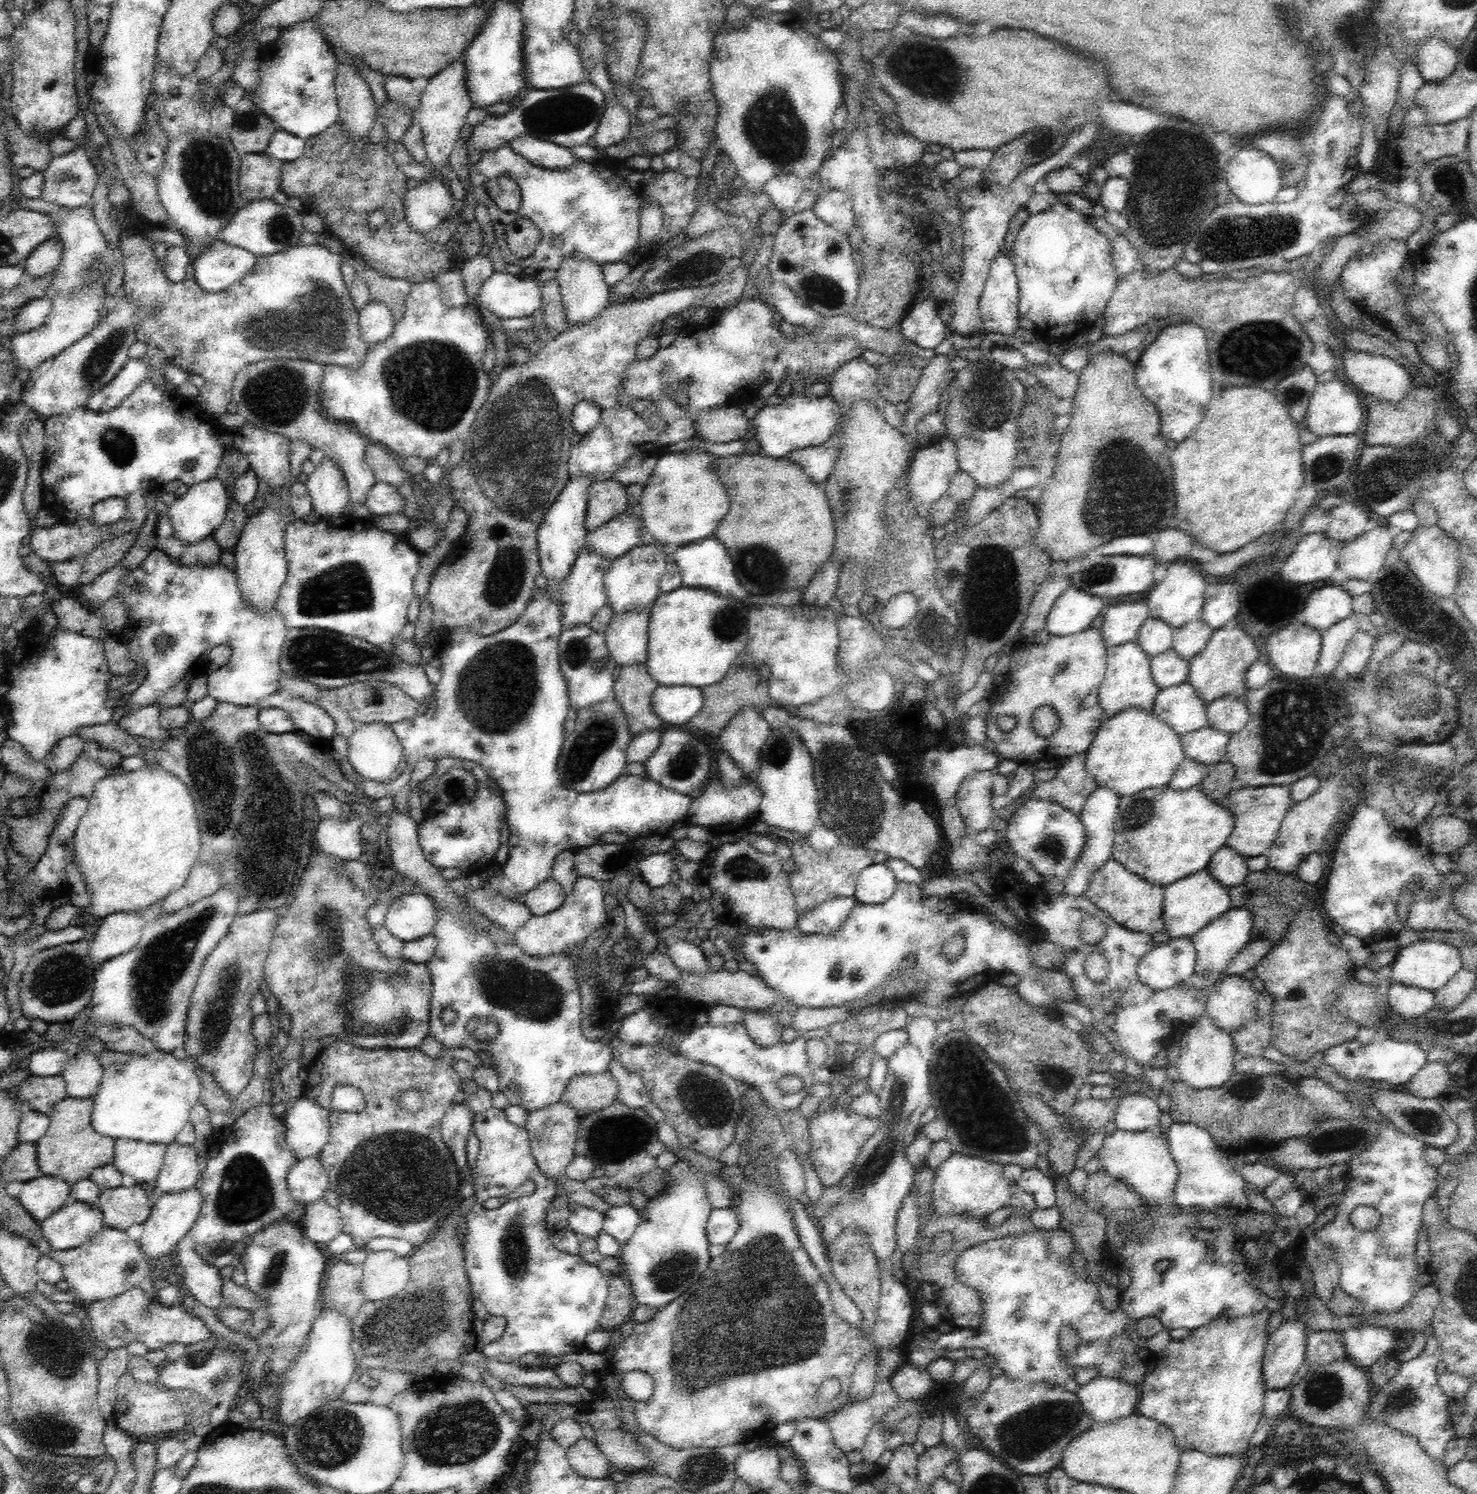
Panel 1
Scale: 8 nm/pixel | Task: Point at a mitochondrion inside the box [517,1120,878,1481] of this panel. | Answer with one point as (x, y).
(757, 1320)

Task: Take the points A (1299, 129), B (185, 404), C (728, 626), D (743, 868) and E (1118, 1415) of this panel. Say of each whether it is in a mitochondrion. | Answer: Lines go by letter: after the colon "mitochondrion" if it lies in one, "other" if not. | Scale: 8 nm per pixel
A: other
B: other
C: mitochondrion
D: mitochondrion
E: other

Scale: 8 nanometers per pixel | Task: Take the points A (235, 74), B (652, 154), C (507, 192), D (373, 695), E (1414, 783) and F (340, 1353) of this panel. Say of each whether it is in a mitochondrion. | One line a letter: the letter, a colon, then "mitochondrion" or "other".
A: other
B: other
C: mitochondrion
D: mitochondrion
E: mitochondrion
F: other

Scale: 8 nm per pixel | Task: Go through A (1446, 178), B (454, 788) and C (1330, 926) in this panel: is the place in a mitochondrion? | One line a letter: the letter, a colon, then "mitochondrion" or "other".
A: mitochondrion
B: other
C: other

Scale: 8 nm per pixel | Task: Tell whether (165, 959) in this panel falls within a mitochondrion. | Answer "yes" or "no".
yes

